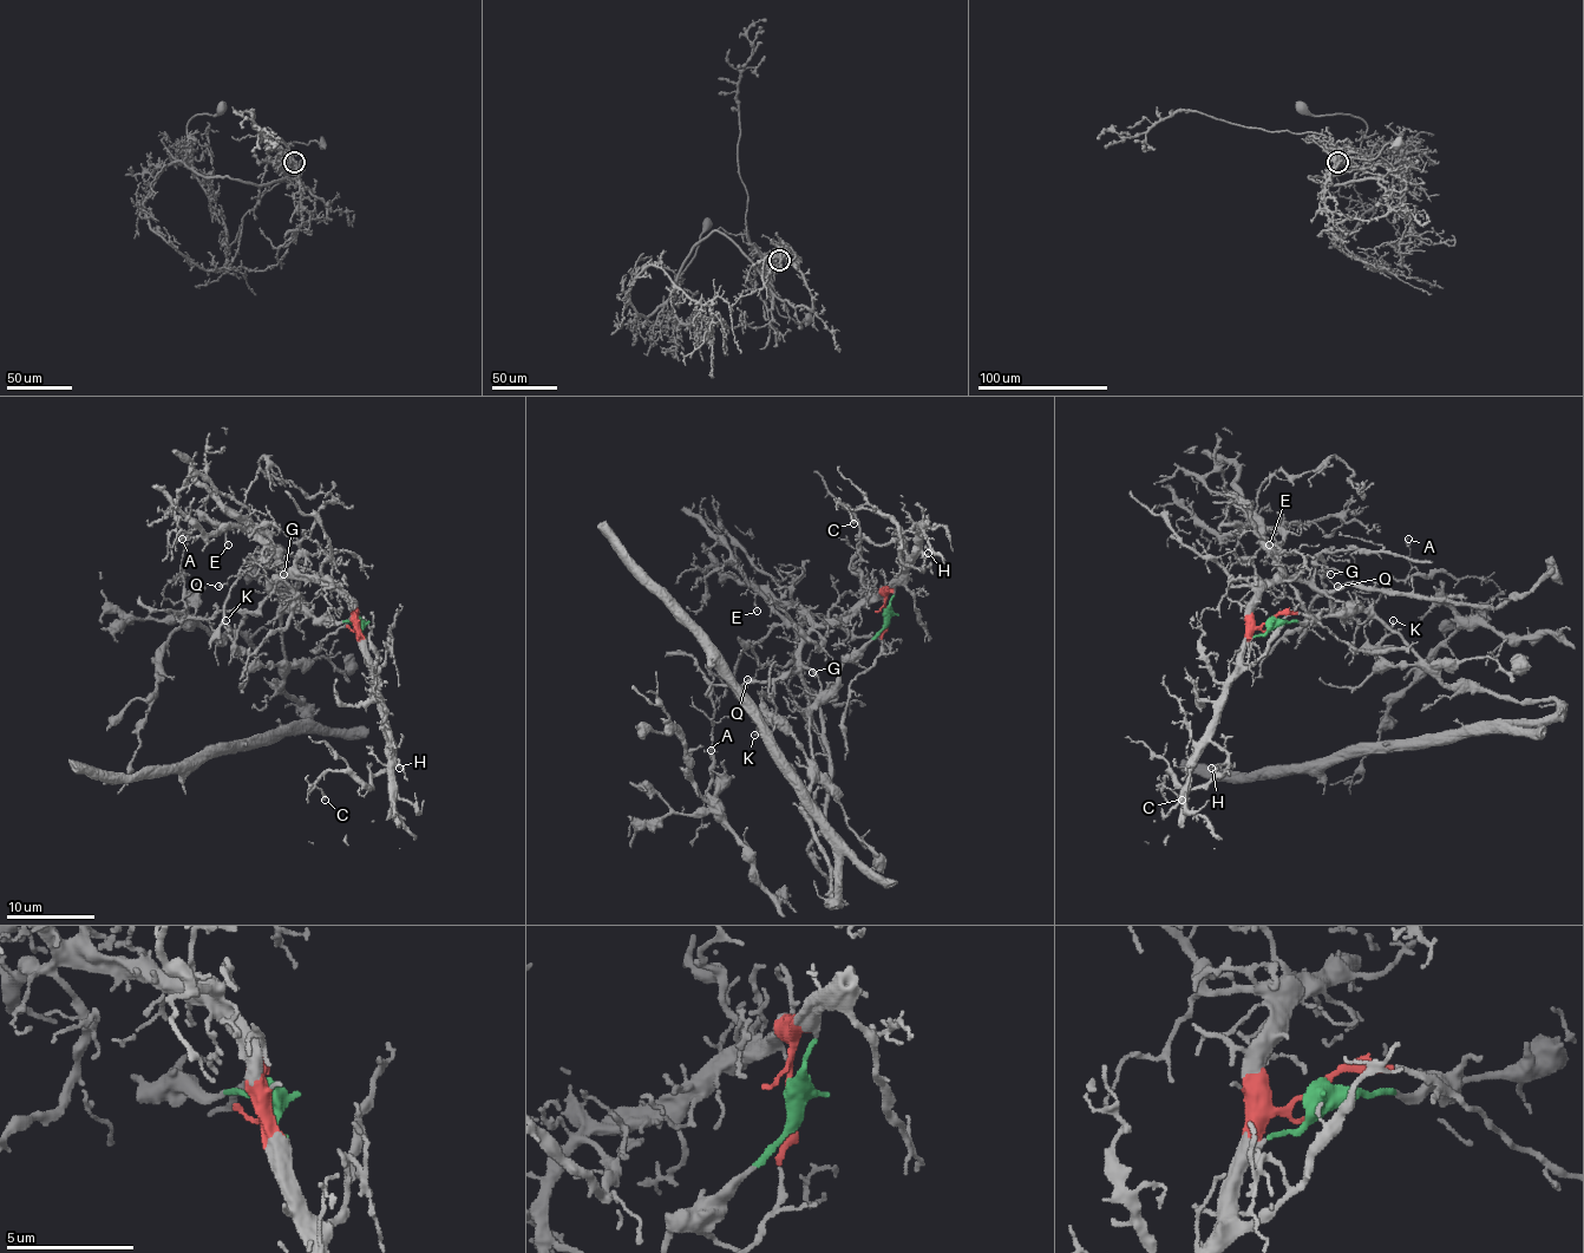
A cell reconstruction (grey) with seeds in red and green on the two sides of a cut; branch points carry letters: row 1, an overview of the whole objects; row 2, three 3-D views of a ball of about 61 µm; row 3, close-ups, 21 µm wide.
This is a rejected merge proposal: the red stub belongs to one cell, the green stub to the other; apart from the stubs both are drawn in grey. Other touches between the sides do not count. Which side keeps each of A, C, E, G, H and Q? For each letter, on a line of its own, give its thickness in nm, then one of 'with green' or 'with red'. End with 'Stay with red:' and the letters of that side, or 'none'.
A: 80 nm thick; with red
C: 140 nm thick; with red
E: 130 nm thick; with red
G: 130 nm thick; with red
H: 100 nm thick; with red
Q: 140 nm thick; with red
Stay with red: A, C, E, G, H, Q

